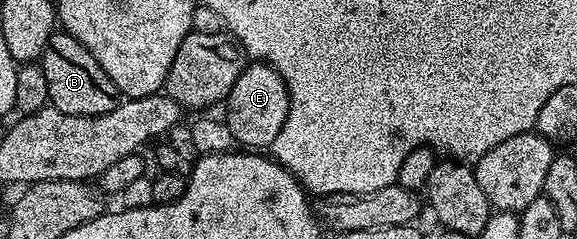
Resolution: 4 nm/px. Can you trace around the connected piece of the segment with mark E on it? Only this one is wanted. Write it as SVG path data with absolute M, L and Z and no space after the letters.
M263 63L245 64L242 75L238 75L238 83L228 92L226 106L228 115L226 122L235 144L248 151L264 151L278 139L278 131L282 131L282 123L286 123L286 115L290 107L286 83L274 71Z

